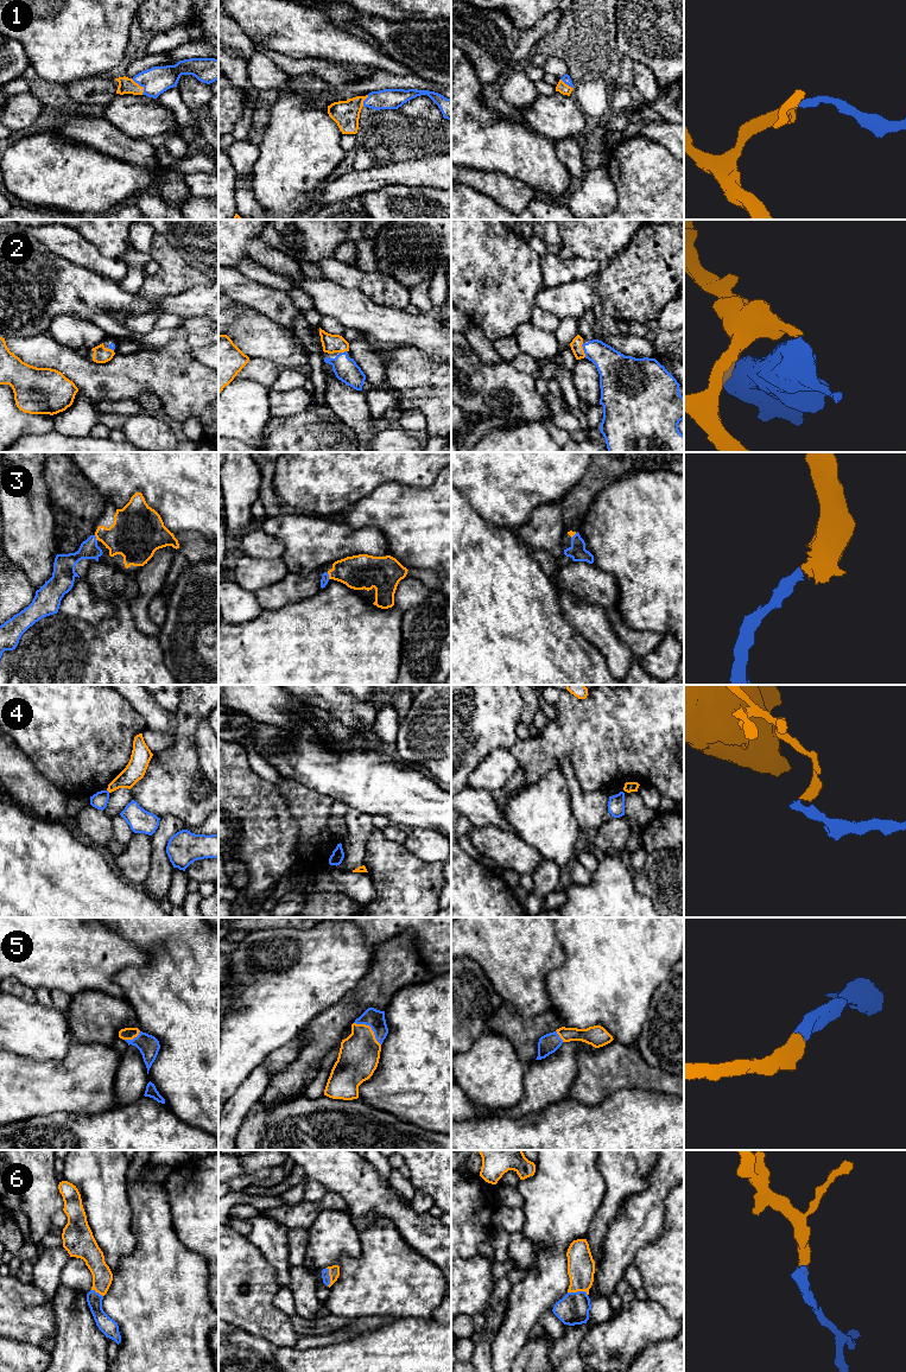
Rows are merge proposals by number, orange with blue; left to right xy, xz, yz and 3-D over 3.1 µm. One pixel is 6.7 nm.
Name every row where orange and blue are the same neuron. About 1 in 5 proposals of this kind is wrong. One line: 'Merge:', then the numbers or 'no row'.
Merge: 1, 2, 3, 5, 6

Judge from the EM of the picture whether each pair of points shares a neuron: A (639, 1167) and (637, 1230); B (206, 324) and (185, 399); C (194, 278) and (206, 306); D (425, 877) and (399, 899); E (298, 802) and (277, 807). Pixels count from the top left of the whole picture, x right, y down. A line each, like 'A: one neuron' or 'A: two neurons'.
A: two neurons
B: two neurons
C: two neurons
D: one neuron
E: two neurons

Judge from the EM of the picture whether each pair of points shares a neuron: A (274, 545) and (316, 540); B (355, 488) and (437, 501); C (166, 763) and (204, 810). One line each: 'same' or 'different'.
A: different
B: different
C: same

